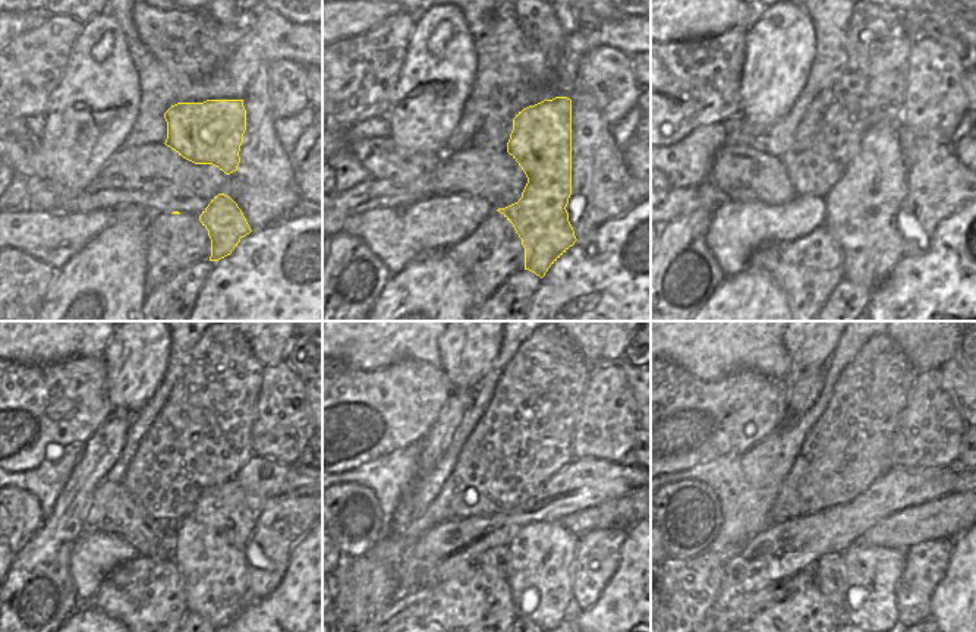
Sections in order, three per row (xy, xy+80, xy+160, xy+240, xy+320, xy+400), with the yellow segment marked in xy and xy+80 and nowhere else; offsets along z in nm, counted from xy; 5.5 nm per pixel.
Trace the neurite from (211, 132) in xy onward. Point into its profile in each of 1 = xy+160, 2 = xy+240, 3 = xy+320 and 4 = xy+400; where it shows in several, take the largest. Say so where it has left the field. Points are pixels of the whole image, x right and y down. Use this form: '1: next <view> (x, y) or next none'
1: next xy+160 (862, 208)
2: next xy+240 (211, 540)
3: next xy+320 (540, 571)
4: next xy+400 (871, 572)

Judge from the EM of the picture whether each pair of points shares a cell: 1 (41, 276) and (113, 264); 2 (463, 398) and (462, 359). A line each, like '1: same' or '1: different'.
1: different
2: different

